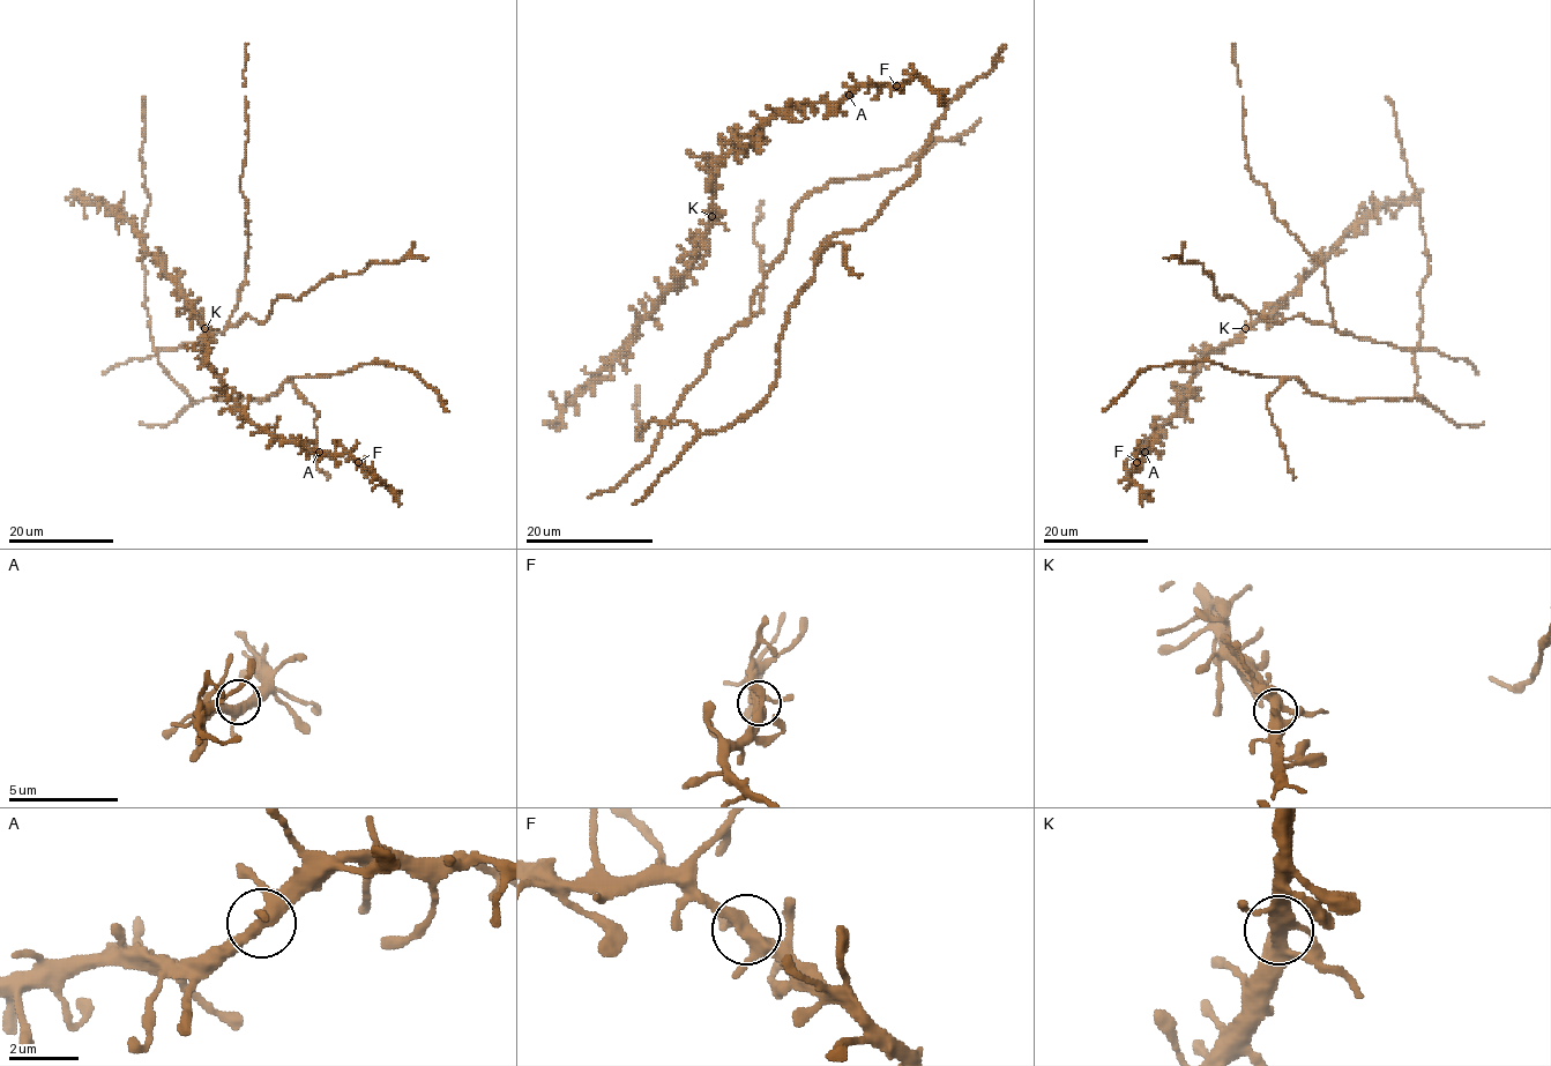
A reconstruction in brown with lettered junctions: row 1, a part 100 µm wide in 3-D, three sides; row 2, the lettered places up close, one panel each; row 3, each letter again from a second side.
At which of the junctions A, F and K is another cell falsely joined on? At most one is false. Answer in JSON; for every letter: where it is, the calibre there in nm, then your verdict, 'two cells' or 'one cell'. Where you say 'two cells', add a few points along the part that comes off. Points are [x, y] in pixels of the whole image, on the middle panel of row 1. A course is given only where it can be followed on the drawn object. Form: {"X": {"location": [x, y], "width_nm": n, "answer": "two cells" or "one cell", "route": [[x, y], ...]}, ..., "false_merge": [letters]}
{"A": {"location": [849, 95], "width_nm": 360, "answer": "one cell"}, "F": {"location": [896, 86], "width_nm": 360, "answer": "one cell"}, "K": {"location": [711, 216], "width_nm": 360, "answer": "one cell"}, "false_merge": []}

